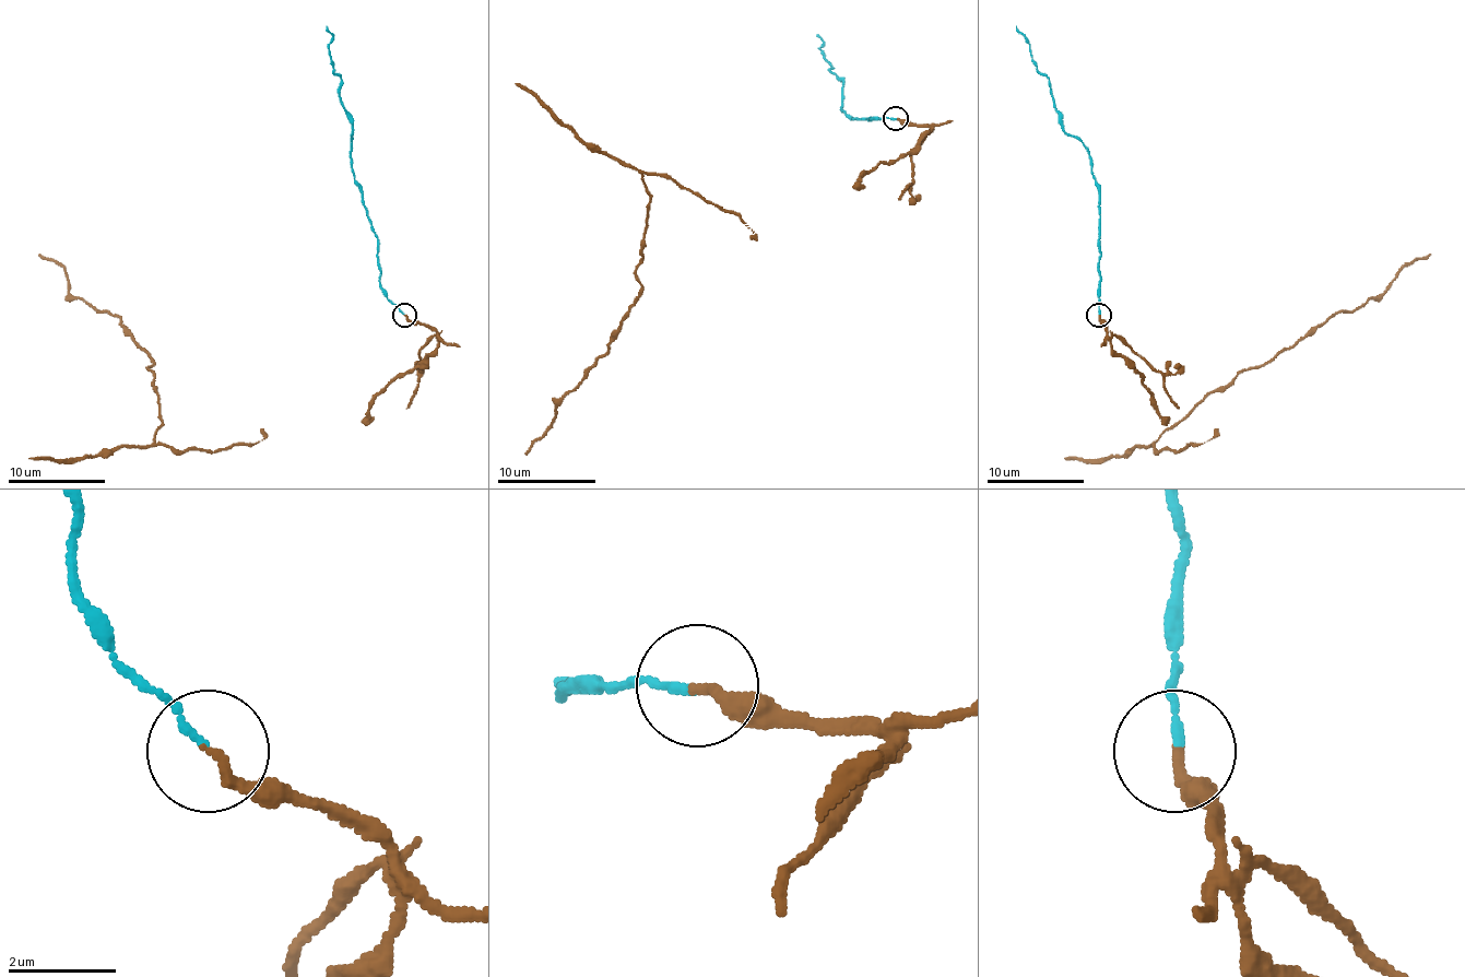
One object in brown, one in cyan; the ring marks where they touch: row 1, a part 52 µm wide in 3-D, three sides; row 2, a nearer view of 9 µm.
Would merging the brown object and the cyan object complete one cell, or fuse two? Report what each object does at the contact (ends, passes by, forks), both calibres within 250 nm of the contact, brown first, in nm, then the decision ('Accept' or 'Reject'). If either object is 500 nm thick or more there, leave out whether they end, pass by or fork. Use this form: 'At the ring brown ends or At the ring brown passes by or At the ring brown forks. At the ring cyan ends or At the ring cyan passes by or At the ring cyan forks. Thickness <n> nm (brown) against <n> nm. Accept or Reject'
At the ring brown ends. At the ring cyan ends. Thickness 200 nm (brown) against 130 nm. Reject

